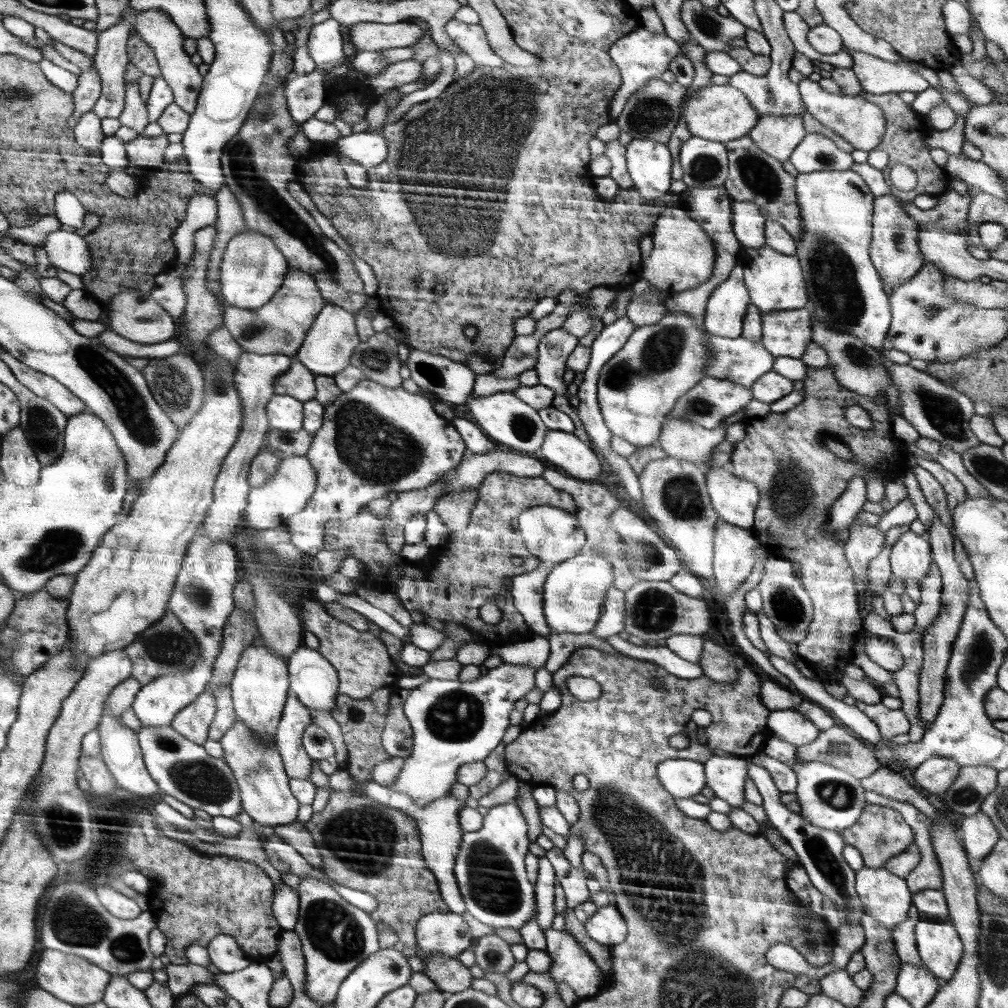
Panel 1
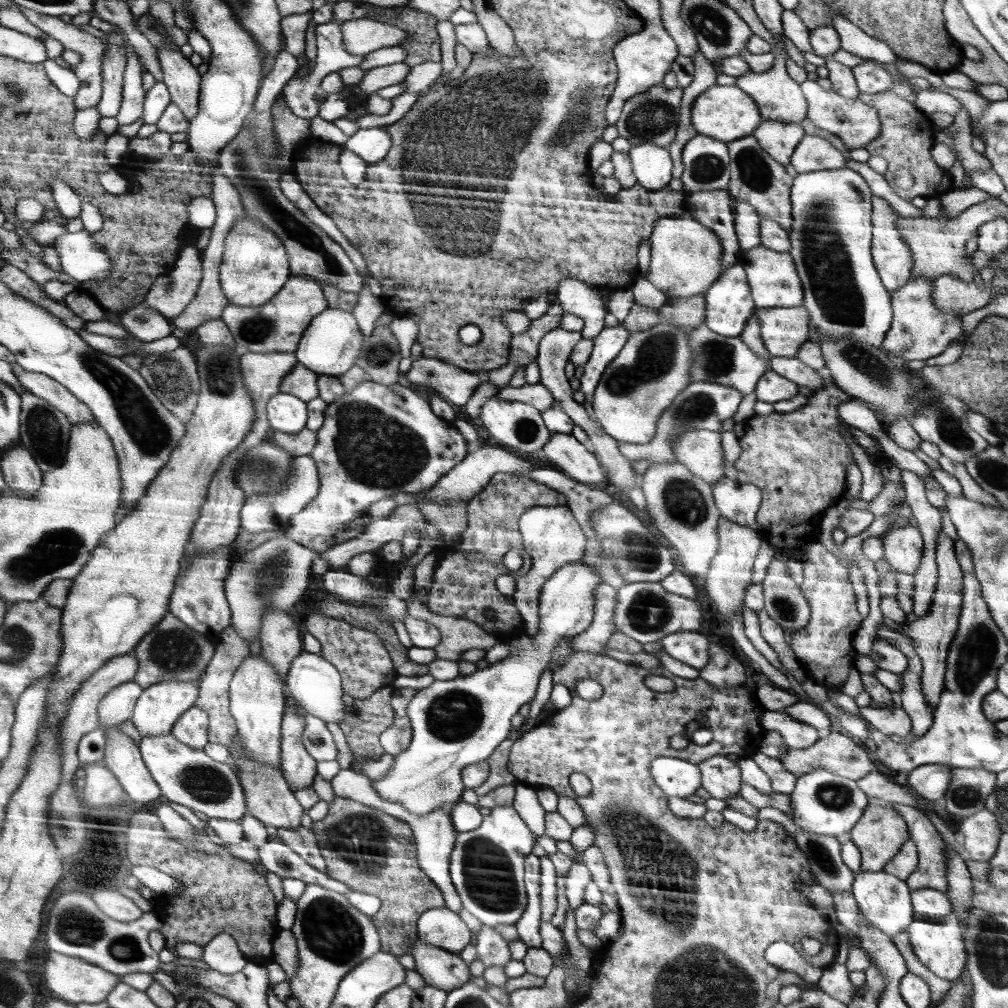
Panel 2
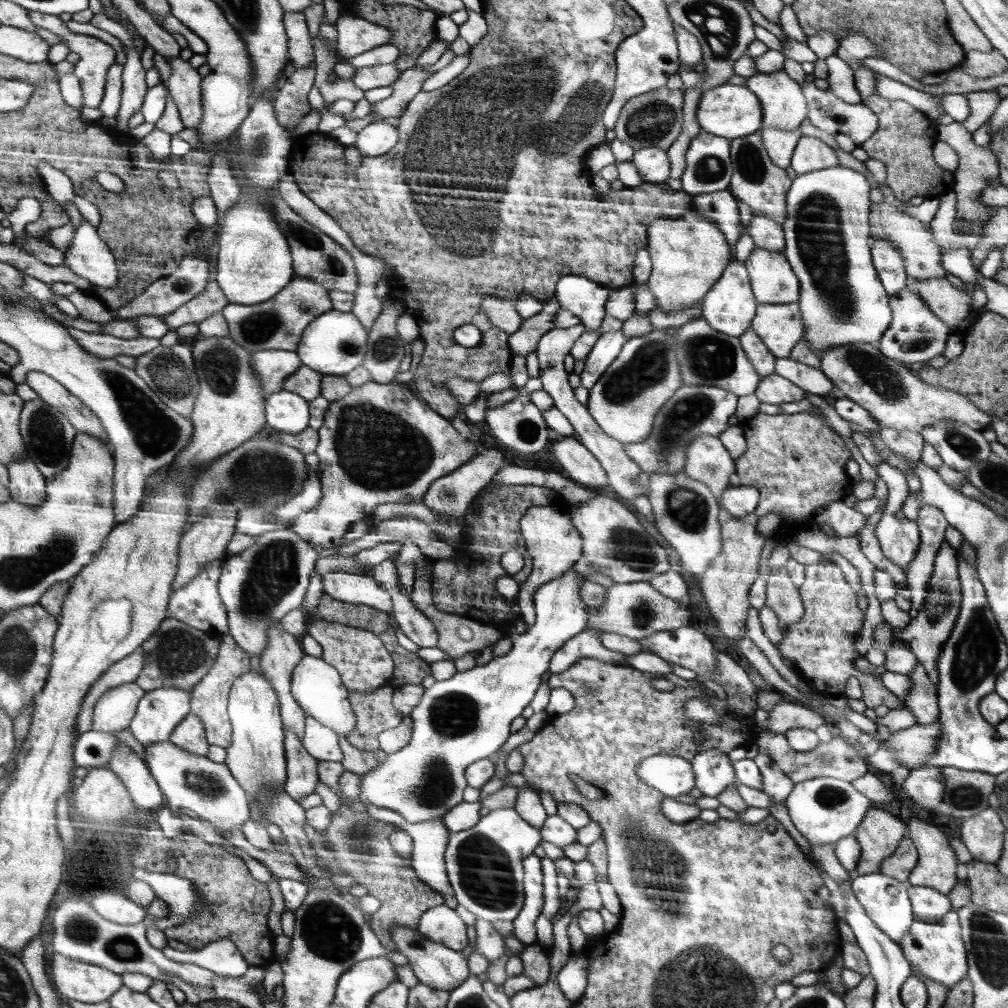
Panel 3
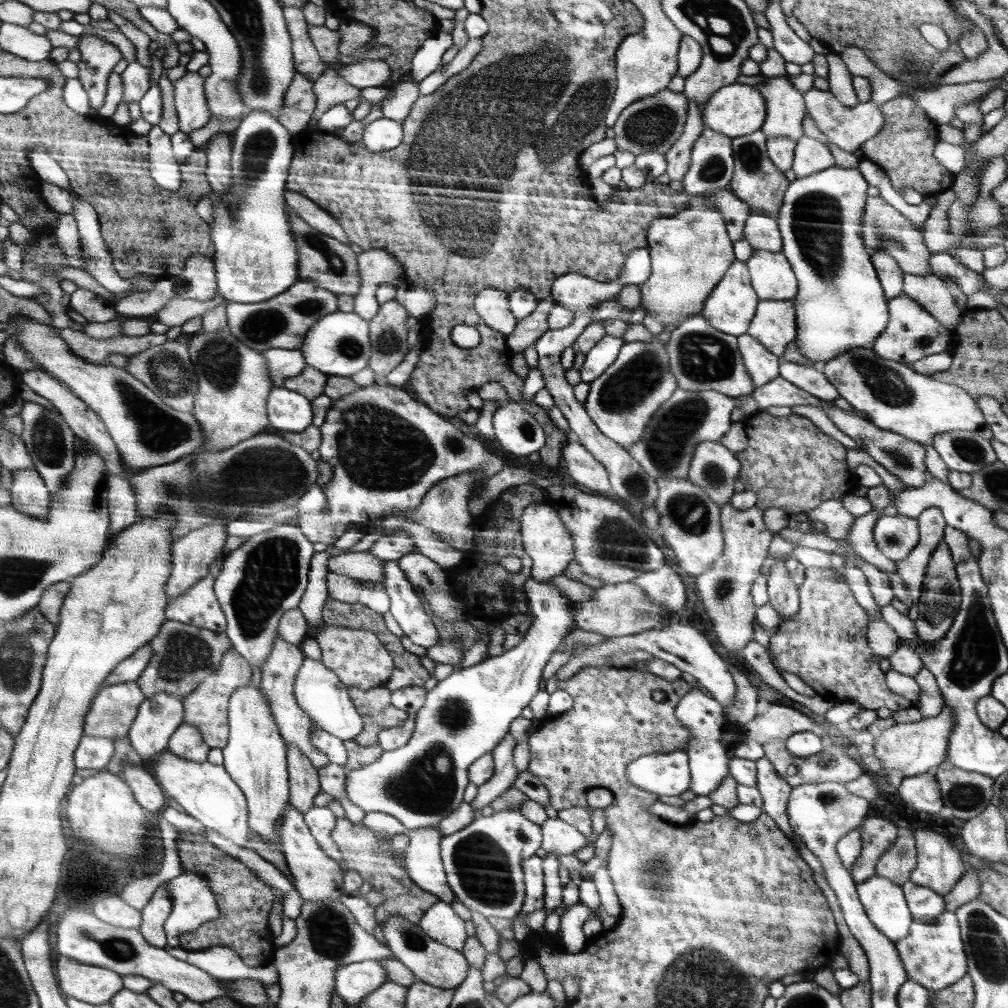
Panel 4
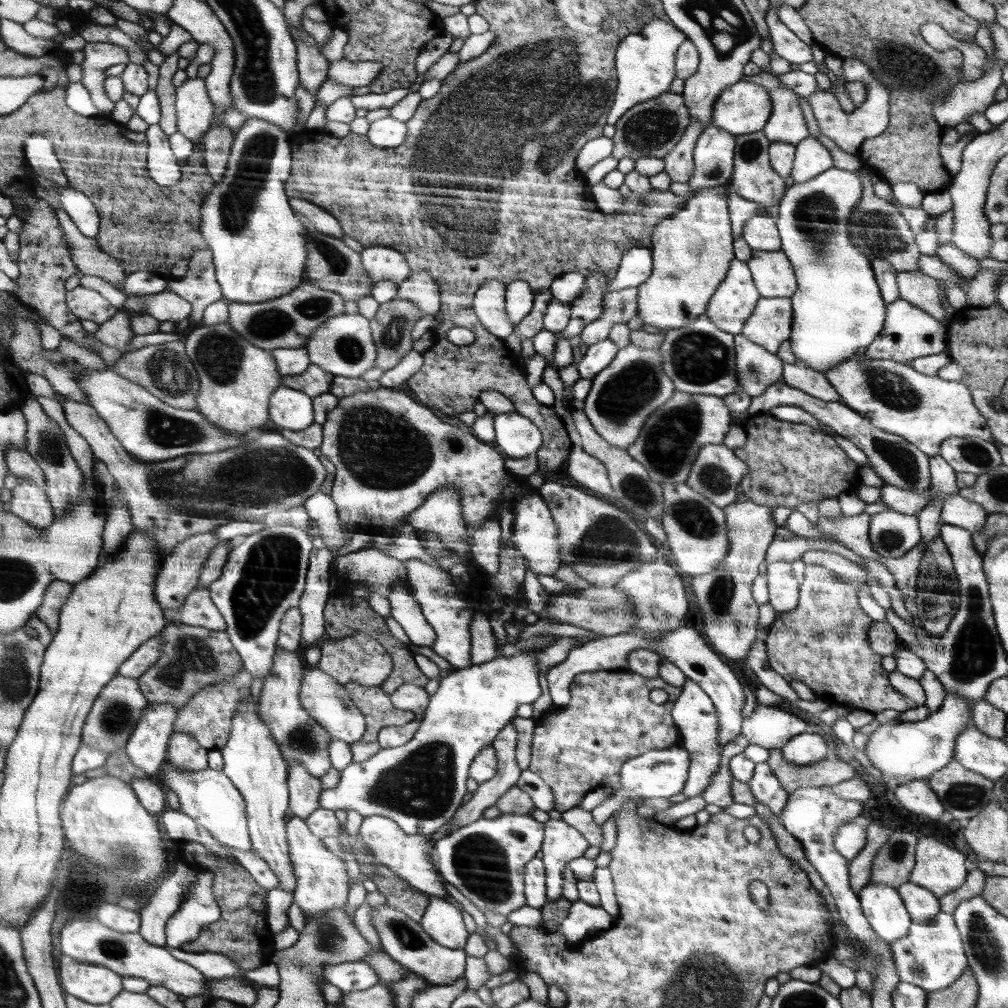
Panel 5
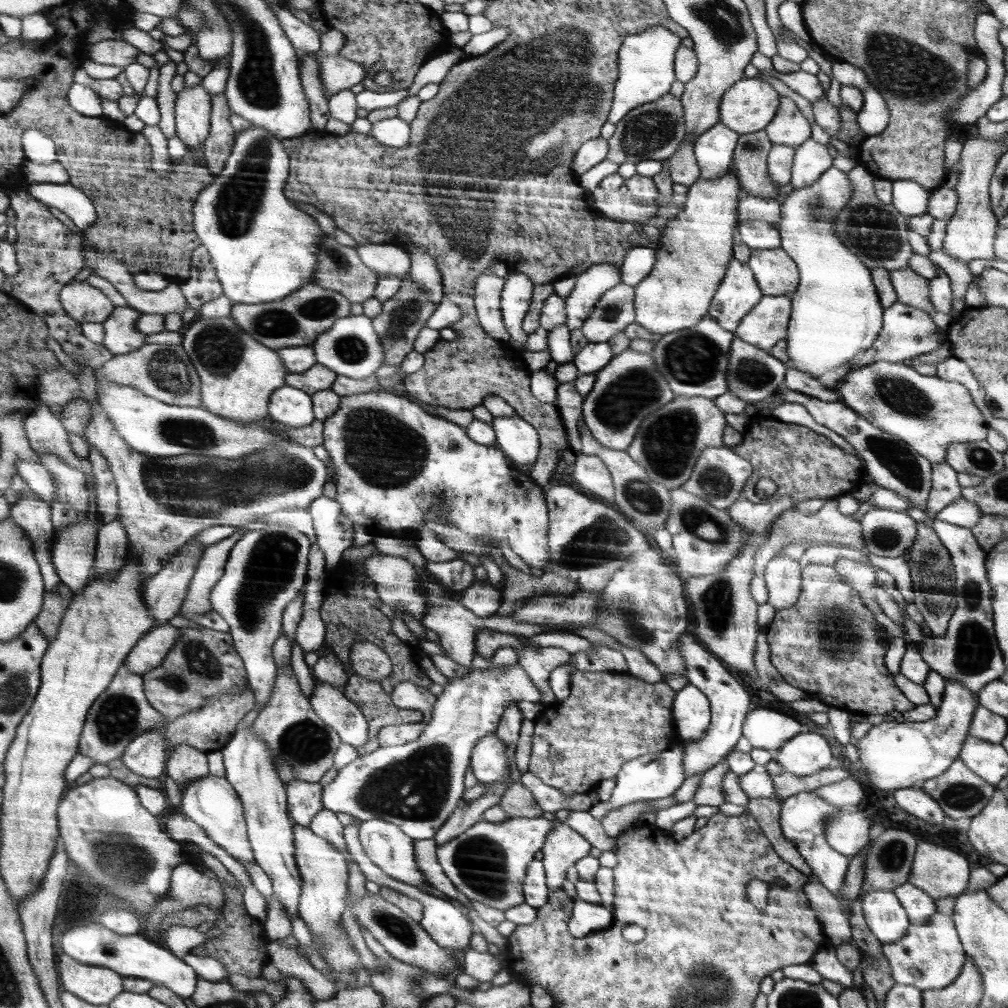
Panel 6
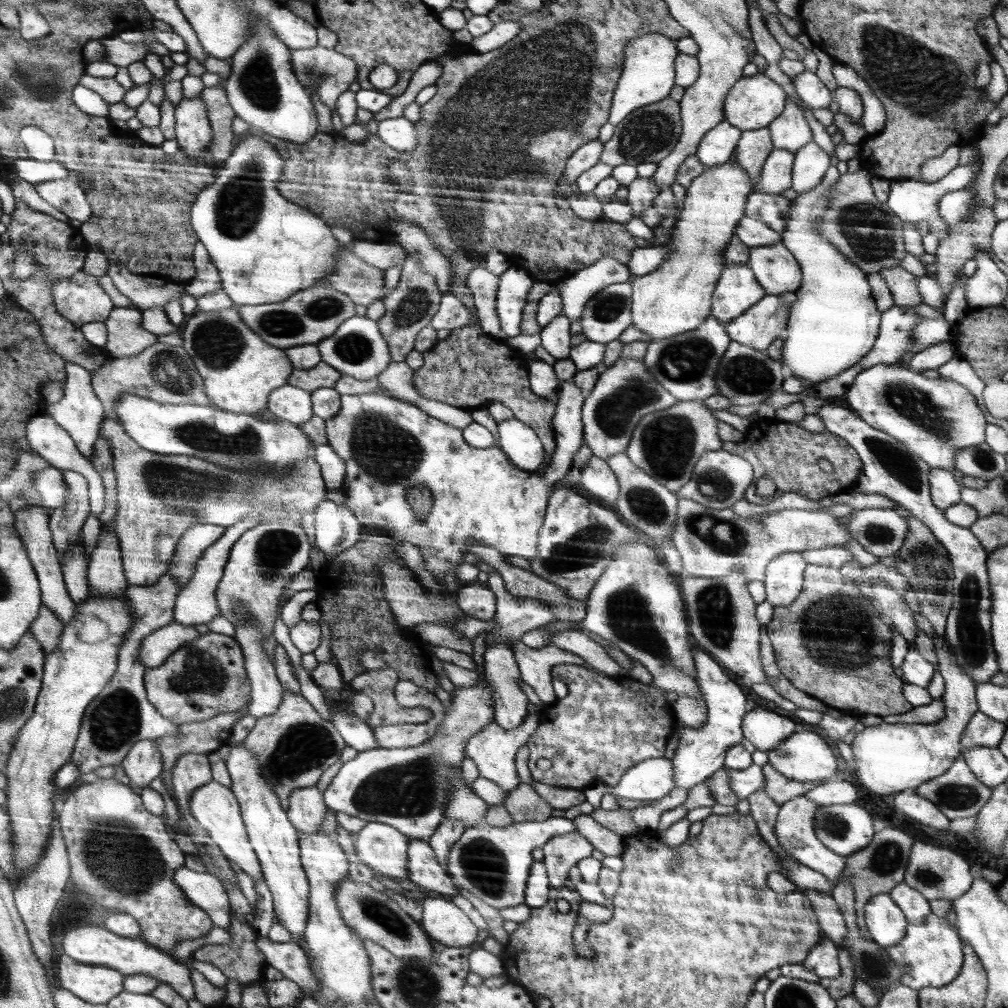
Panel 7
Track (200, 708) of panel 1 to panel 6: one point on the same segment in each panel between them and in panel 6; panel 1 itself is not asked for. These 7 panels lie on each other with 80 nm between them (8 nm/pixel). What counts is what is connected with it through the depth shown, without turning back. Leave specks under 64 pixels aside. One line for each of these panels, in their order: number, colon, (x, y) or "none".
2: (192, 729)
3: (190, 735)
4: (188, 743)
5: (186, 753)
6: (187, 765)

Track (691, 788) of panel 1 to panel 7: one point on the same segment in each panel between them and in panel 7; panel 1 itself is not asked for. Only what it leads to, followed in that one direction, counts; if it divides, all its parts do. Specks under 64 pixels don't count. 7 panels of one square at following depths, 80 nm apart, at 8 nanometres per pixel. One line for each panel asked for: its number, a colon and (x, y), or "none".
2: (676, 778)
3: (672, 776)
4: (668, 774)
5: (661, 773)
6: (658, 776)
7: (650, 780)

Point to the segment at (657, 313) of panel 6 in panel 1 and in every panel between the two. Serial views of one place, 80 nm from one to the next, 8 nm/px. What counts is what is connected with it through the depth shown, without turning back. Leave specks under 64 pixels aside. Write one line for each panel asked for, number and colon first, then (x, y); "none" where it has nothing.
1: (683, 256)
2: (686, 256)
3: (689, 254)
4: (691, 252)
5: (692, 251)

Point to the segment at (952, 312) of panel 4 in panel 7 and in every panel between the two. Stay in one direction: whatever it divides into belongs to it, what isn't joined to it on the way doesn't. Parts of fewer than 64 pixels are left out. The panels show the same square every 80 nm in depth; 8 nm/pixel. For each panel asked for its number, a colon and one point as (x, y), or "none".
5: (922, 291)
6: (910, 289)
7: (900, 282)

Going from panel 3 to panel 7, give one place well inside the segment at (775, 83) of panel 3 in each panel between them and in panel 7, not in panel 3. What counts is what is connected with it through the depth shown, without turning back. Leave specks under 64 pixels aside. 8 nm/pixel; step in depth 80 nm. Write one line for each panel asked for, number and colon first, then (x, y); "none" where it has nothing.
4: (786, 109)
5: (787, 123)
6: (790, 127)
7: (791, 131)

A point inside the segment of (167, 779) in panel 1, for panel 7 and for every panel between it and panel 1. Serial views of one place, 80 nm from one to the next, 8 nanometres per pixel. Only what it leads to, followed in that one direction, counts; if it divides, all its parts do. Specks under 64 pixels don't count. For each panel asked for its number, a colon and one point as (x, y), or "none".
2: (188, 777)
3: (207, 788)
4: (207, 792)
5: (209, 797)
6: (212, 804)
7: (214, 806)

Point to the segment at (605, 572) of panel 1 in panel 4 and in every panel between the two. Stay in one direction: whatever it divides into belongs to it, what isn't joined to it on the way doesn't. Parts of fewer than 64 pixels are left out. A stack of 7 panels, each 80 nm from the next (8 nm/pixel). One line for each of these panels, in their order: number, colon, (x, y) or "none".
2: (459, 722)
3: (459, 721)
4: (465, 716)

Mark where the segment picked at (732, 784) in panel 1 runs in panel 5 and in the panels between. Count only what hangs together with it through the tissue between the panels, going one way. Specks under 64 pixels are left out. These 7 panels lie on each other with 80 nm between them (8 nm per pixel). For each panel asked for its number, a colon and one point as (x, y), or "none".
2: (720, 777)
3: (713, 773)
4: (703, 716)
5: (695, 715)

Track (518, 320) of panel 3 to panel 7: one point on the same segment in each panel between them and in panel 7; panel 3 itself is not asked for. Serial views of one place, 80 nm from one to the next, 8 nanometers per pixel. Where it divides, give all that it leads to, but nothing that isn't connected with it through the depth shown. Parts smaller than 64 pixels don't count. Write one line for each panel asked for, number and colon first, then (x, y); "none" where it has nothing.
4: (491, 304)
5: (489, 301)
6: (488, 288)
7: (482, 284)

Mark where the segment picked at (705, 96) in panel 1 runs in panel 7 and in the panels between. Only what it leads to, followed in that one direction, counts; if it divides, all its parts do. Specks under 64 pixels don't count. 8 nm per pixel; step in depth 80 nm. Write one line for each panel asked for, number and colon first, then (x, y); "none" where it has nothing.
2: (727, 113)
3: (731, 111)
4: (736, 110)
5: (745, 107)
6: (750, 104)
7: (754, 102)

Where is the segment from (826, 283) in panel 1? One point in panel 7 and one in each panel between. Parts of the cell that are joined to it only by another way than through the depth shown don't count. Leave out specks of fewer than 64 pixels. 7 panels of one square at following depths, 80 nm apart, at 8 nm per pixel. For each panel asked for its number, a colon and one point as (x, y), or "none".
2: (830, 237)
3: (842, 301)
4: (840, 304)
5: (839, 311)
6: (836, 315)
7: (835, 323)

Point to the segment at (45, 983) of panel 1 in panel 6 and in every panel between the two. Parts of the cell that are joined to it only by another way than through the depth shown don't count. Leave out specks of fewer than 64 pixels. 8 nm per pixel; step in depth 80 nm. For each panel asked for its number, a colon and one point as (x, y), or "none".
2: (75, 980)
3: (76, 979)
4: (97, 985)
5: (98, 984)
6: (101, 985)

